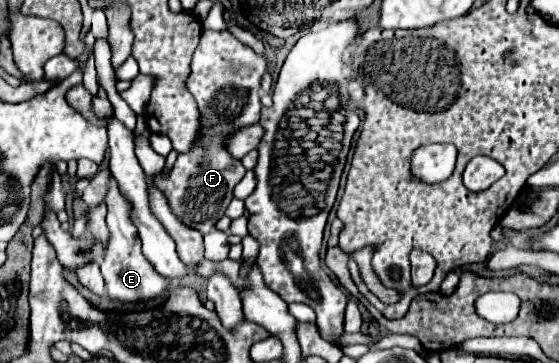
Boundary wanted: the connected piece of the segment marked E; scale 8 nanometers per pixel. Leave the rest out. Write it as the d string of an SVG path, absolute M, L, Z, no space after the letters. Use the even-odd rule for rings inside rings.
M110 179L110 191L106 195L106 205L108 205L106 223L110 229L110 239L108 239L108 247L106 247L106 255L100 265L100 271L102 271L104 283L106 283L108 297L112 301L118 301L120 305L144 303L144 301L160 297L168 289L168 279L162 277L152 267L152 263L142 255L140 237L136 233L136 227L132 225L132 219L128 217L128 209L132 209L132 205L128 205L128 201L124 201L124 197L120 197L120 191L116 191L114 179Z

